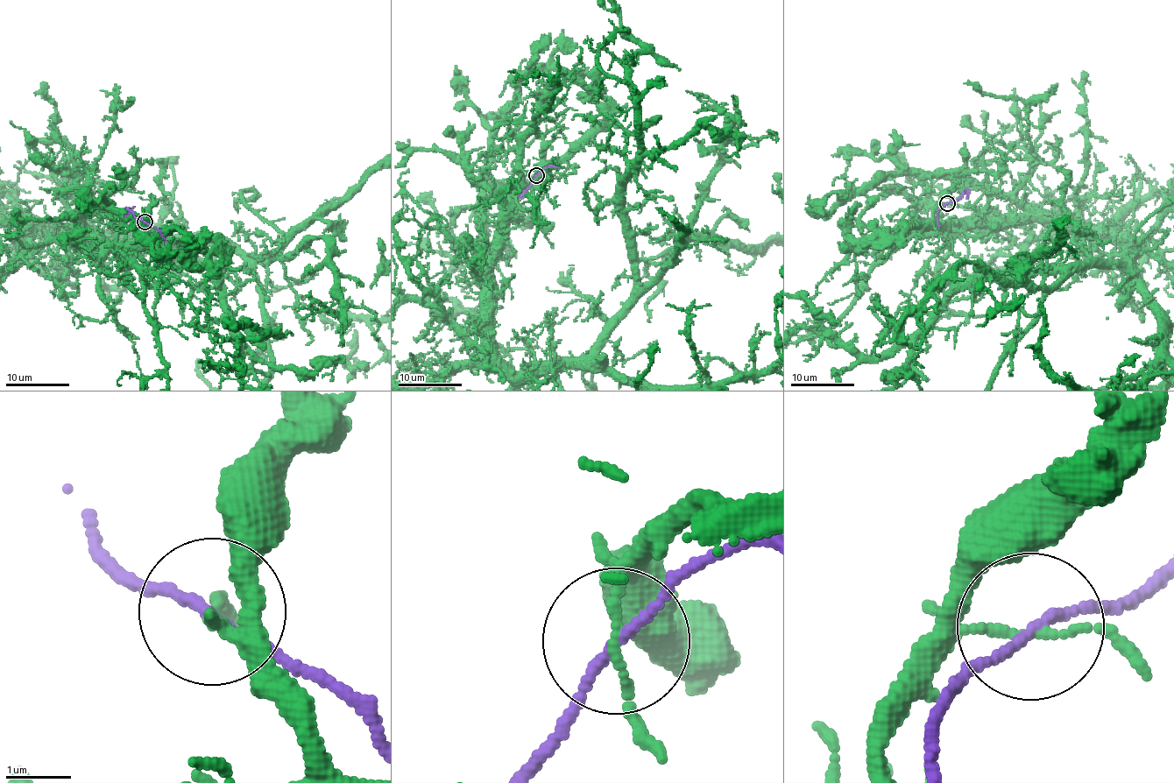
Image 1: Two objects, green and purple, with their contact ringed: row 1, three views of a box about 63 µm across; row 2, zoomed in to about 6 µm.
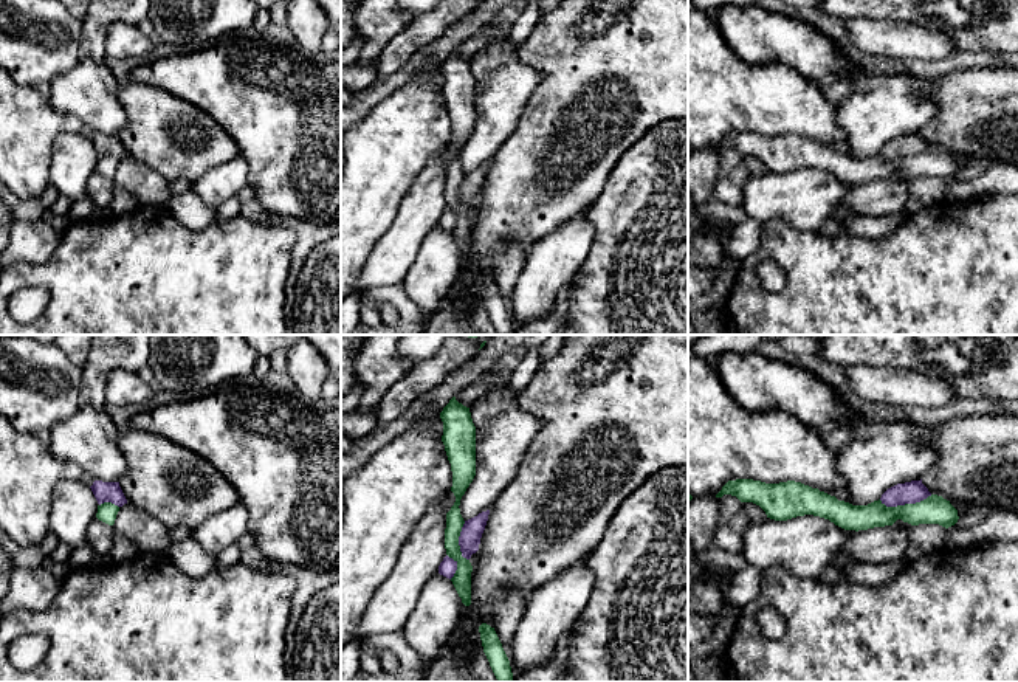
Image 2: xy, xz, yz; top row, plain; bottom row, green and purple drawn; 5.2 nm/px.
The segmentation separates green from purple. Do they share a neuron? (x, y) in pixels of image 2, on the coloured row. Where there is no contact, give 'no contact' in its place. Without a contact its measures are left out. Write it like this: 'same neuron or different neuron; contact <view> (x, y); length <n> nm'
same neuron; contact yz (905, 504); length 280 nm

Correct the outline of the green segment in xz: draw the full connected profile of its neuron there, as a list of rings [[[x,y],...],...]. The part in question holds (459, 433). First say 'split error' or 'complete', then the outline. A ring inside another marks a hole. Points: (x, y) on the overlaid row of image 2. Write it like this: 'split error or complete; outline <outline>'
split error; outline [[[452,397],[440,412],[443,422],[442,442],[452,471],[451,491],[456,502],[446,513],[445,549],[446,556],[438,574],[449,578],[465,606],[471,604],[469,558],[479,550],[490,510],[465,521],[460,515],[460,499],[476,476],[476,426],[469,408]]]

